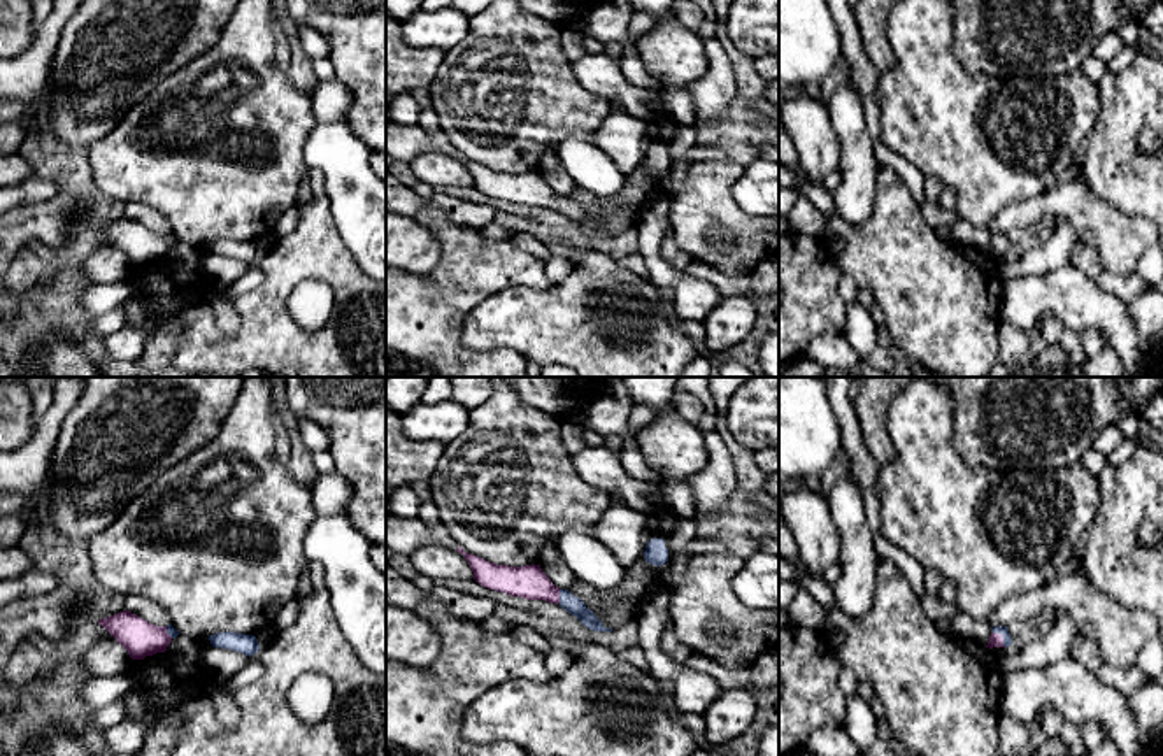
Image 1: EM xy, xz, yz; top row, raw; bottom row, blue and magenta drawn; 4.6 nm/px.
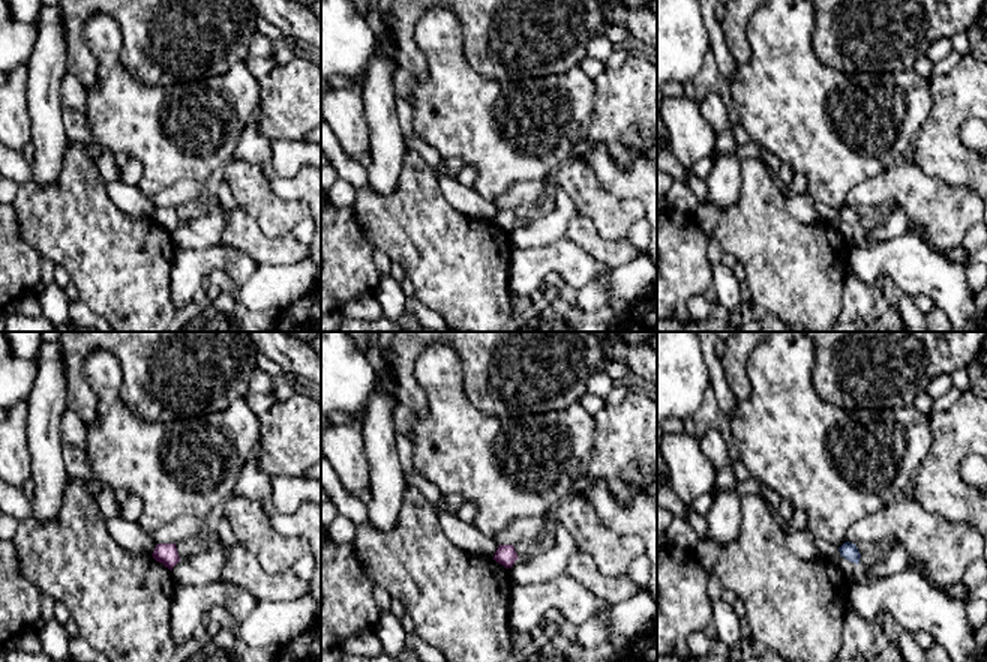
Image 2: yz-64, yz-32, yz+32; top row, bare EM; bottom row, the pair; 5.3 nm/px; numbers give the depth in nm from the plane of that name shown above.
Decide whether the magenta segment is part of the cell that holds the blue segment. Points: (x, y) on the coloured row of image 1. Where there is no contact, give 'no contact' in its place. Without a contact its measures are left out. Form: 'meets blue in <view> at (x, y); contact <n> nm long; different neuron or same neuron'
meets blue in yz at (1002, 635); contact 100 nm long; same neuron

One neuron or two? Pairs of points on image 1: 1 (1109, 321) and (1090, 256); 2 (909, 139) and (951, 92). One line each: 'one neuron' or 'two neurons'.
1: two neurons
2: one neuron

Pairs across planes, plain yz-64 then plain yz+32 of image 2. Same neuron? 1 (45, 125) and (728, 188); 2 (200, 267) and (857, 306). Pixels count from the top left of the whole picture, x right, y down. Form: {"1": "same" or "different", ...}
{"1": "same", "2": "different"}

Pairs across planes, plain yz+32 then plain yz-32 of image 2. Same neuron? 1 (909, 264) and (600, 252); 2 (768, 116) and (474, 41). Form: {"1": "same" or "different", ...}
{"1": "different", "2": "different"}

